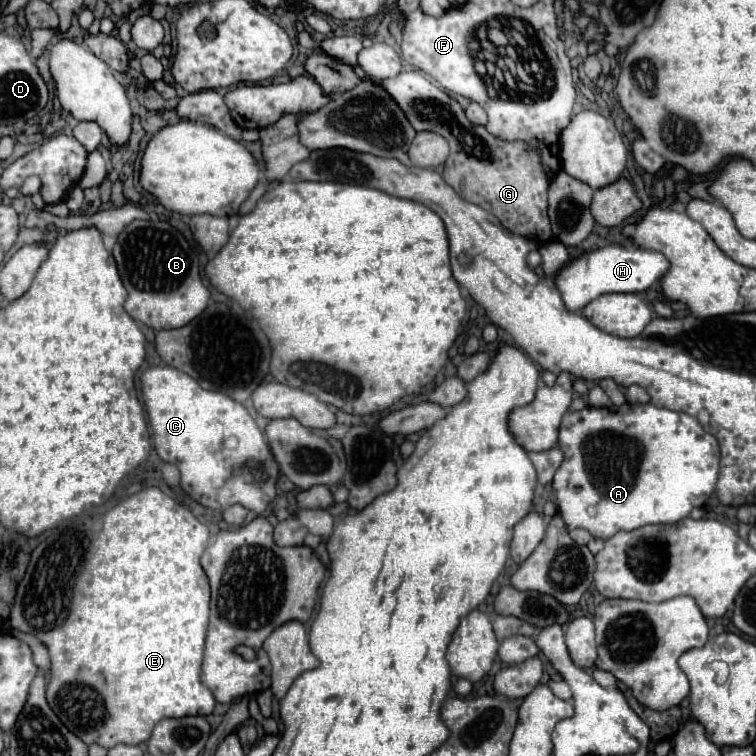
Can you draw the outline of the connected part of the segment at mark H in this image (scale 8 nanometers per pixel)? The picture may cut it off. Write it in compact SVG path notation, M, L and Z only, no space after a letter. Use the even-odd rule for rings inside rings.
M605 246L593 252L585 252L567 264L557 276L555 284L565 302L567 310L579 312L585 308L593 298L609 292L643 292L651 284L659 282L661 276L669 270L669 262L663 254L643 250L637 246L623 248L623 246Z

